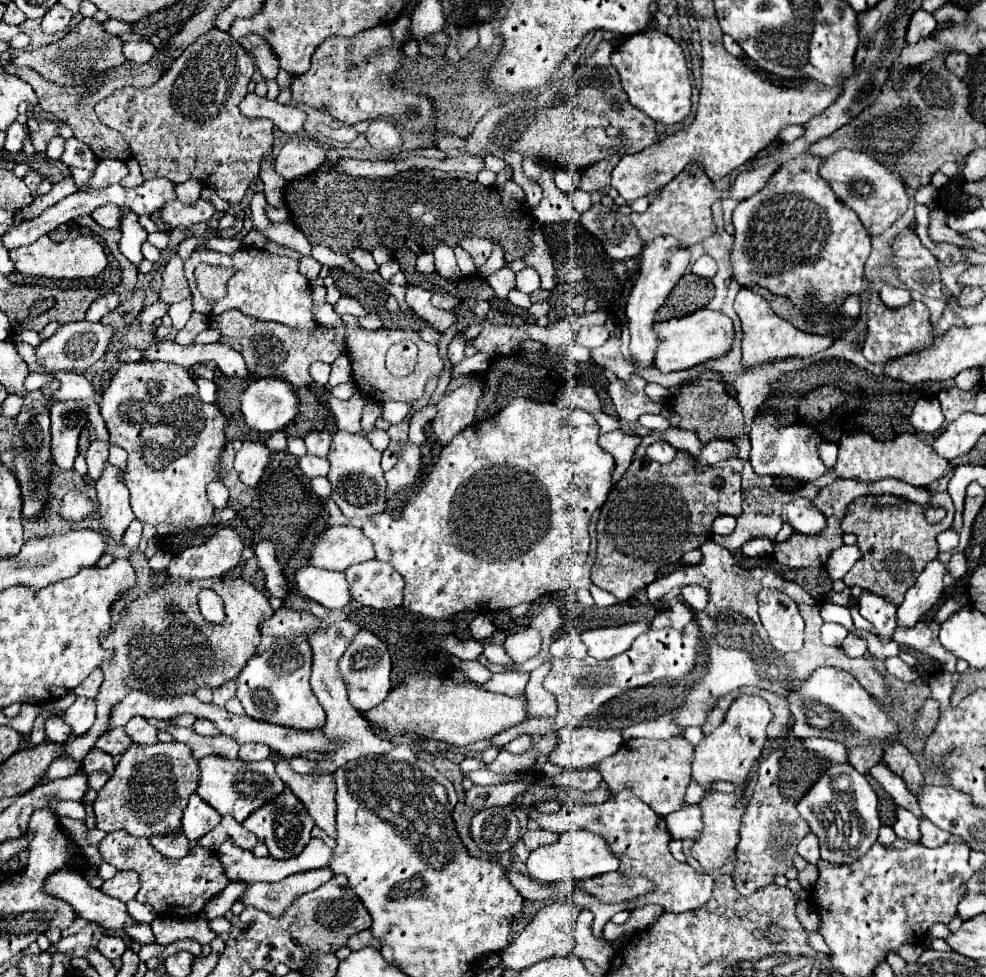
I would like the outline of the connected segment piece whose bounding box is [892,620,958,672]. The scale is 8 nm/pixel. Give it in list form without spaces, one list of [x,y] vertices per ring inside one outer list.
[[[934,620],[918,622],[912,628],[896,628],[894,634],[892,634],[892,640],[900,644],[900,646],[924,652],[924,654],[940,660],[944,670],[956,672],[956,660],[958,658],[952,656],[952,652],[944,650],[942,644],[938,642],[938,628],[940,628],[940,624],[934,622]]]

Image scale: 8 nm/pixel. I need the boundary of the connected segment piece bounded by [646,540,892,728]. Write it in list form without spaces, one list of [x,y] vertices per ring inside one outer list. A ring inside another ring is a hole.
[[[708,540],[706,544],[702,544],[700,550],[704,554],[700,564],[688,566],[688,568],[678,568],[676,572],[654,580],[646,588],[650,602],[658,602],[670,590],[690,586],[690,584],[704,586],[710,596],[708,606],[702,612],[694,612],[694,620],[700,622],[702,636],[704,636],[704,640],[708,640],[708,646],[710,646],[708,672],[688,692],[684,704],[680,708],[676,708],[674,720],[678,726],[682,726],[682,728],[702,726],[708,718],[708,712],[716,706],[716,702],[740,686],[756,686],[756,688],[764,688],[774,694],[780,694],[780,696],[788,696],[792,692],[792,688],[796,688],[804,678],[808,678],[808,674],[814,672],[818,666],[834,666],[834,668],[848,670],[864,686],[864,690],[868,694],[872,694],[878,702],[882,702],[884,706],[892,704],[890,694],[888,694],[888,682],[886,682],[884,674],[878,672],[878,668],[868,658],[864,658],[864,656],[862,658],[848,658],[842,648],[826,646],[822,642],[822,638],[820,638],[820,626],[822,626],[820,606],[802,586],[782,580],[772,570],[764,570],[764,568],[744,570],[742,566],[738,566],[734,556],[726,548],[718,546],[714,540]],[[762,588],[776,588],[776,590],[788,594],[798,604],[800,616],[804,618],[806,632],[808,632],[808,640],[804,640],[802,650],[784,654],[784,652],[778,652],[770,644],[768,634],[766,634],[766,630],[760,622],[760,616],[758,616],[756,596]]]

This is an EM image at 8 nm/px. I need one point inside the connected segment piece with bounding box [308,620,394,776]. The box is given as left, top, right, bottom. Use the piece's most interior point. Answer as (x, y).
(351, 734)

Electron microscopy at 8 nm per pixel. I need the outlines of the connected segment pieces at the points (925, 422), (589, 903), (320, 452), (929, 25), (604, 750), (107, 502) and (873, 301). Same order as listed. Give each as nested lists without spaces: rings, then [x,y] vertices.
[[[920,398],[910,414],[910,422],[916,430],[936,434],[944,424],[944,414],[936,398]]]
[[[574,890],[574,900],[582,906],[582,908],[588,908],[588,910],[592,910],[592,914],[594,914],[594,924],[592,924],[592,930],[594,930],[594,934],[598,936],[600,932],[602,932],[602,928],[604,928],[604,924],[616,914],[616,912],[620,912],[620,910],[626,910],[626,906],[632,906],[630,902],[626,904],[626,900],[624,902],[616,902],[616,904],[606,904],[606,902],[602,902],[602,900],[598,900],[598,898],[594,898],[594,896],[588,896],[584,890]]]
[[[326,430],[308,432],[304,436],[304,442],[306,442],[306,448],[308,448],[310,454],[314,454],[314,456],[326,456],[328,448],[330,448],[330,434]]]
[[[926,10],[914,12],[908,32],[906,32],[906,42],[916,44],[920,38],[930,36],[934,32],[934,28],[936,28],[936,18],[930,12],[926,12]]]
[[[564,728],[558,734],[556,750],[548,756],[560,768],[596,766],[604,756],[616,754],[622,744],[618,730],[608,728]]]
[[[106,464],[102,478],[96,482],[102,532],[108,536],[110,544],[116,546],[122,544],[124,530],[136,518],[128,502],[128,488],[118,480],[118,472],[116,466]]]
[[[874,294],[870,298],[870,310],[868,310],[868,338],[864,342],[864,356],[868,362],[886,362],[888,358],[906,356],[908,352],[916,352],[920,348],[926,348],[932,344],[934,334],[928,318],[928,308],[920,302],[912,302],[910,306],[890,310],[880,304],[880,298]]]

